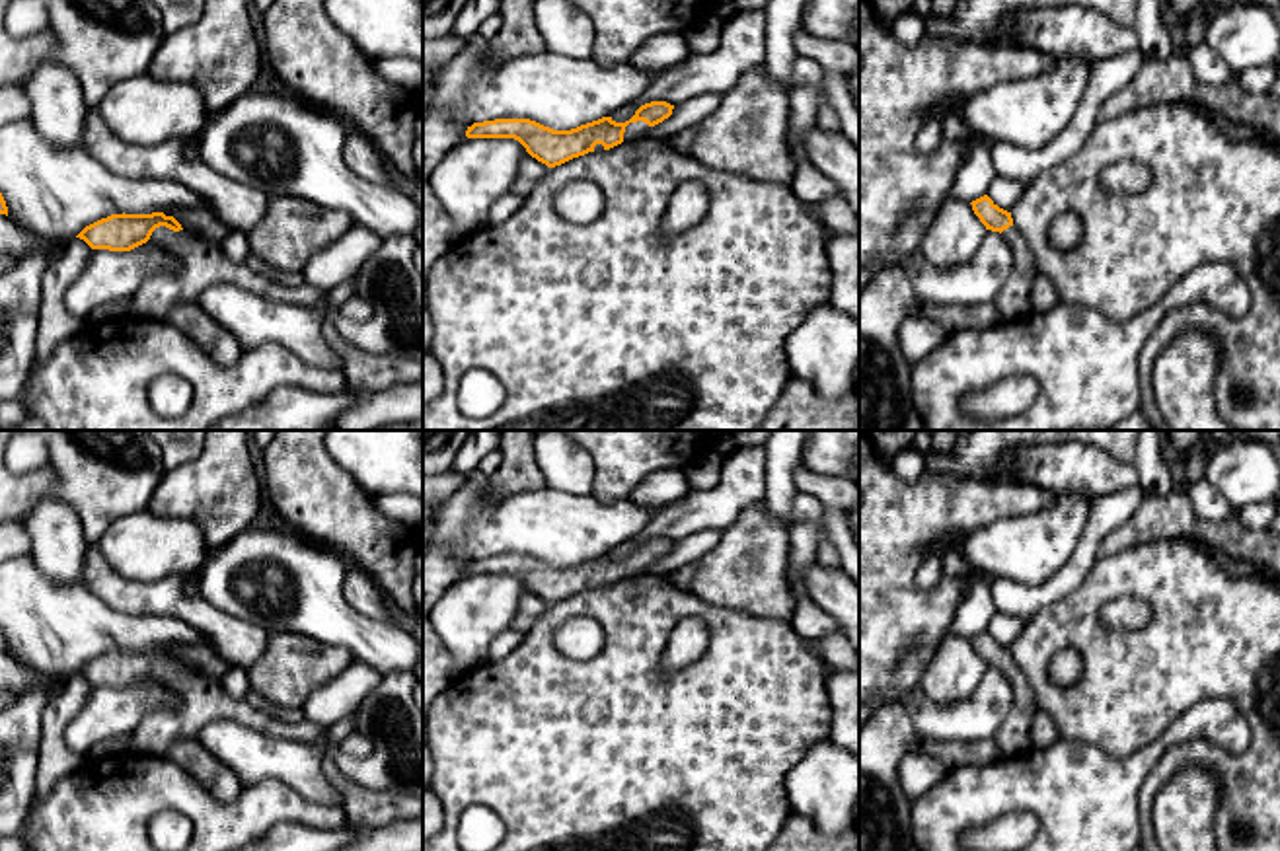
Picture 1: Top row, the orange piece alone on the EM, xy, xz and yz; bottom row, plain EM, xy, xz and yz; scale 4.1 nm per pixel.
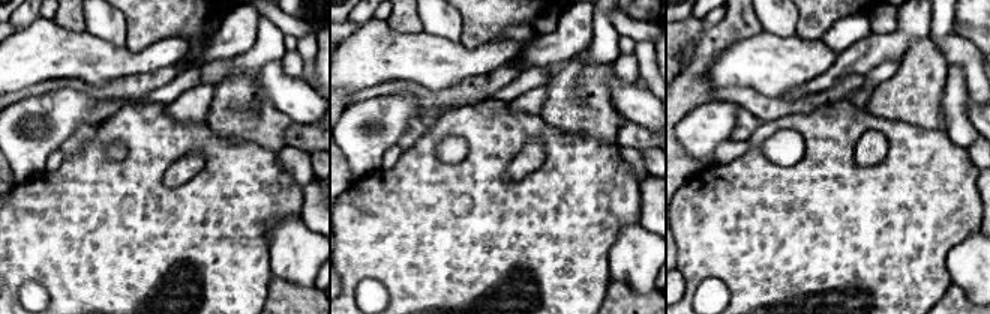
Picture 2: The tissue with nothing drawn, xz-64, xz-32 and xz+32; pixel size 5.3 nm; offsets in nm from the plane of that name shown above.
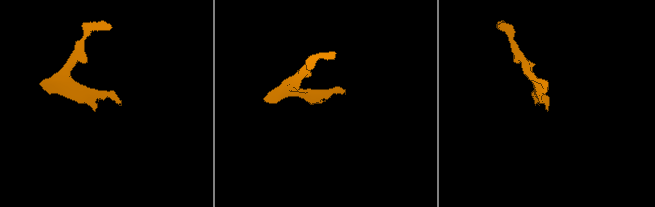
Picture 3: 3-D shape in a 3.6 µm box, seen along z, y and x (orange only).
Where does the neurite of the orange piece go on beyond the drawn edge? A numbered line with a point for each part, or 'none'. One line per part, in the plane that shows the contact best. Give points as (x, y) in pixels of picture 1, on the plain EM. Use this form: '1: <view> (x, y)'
1: xy (203, 700)

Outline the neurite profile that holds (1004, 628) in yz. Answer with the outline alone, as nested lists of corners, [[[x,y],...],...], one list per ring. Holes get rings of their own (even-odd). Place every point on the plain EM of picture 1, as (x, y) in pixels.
[[[996,613],[990,621],[988,633],[998,641],[999,645],[1011,648],[1013,643],[1023,633],[1025,623],[1009,613]]]

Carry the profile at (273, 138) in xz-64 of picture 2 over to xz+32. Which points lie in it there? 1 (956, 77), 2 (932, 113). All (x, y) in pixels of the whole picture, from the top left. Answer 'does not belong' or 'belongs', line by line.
1: does not belong
2: belongs

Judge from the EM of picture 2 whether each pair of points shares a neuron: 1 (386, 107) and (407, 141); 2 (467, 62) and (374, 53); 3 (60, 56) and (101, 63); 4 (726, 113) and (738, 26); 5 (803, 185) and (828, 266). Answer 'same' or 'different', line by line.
1: different
2: same
3: same
4: different
5: same

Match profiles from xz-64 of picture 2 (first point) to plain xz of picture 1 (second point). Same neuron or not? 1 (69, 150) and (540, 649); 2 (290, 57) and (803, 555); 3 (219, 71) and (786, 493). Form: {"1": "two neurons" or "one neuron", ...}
{"1": "two neurons", "2": "one neuron", "3": "one neuron"}

